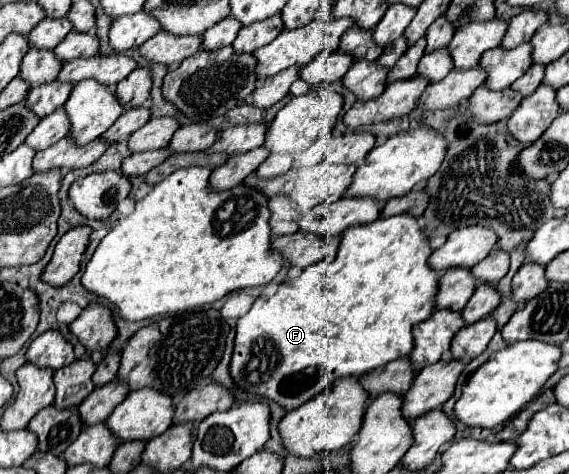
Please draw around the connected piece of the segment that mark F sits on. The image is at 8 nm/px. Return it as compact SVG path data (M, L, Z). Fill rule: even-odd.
M413 215L379 217L373 223L353 225L343 233L335 259L317 261L297 279L285 281L271 297L259 297L237 323L231 377L239 389L265 395L291 409L301 407L341 377L361 377L413 351L413 325L427 321L435 311L439 273L429 267L429 237Z

